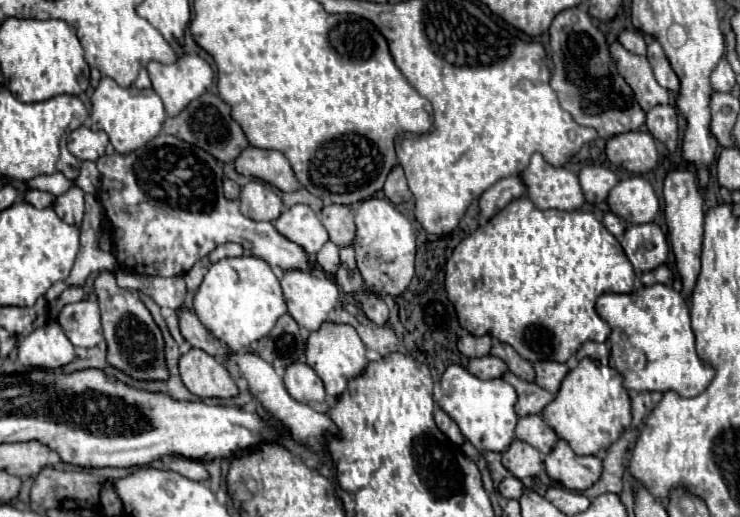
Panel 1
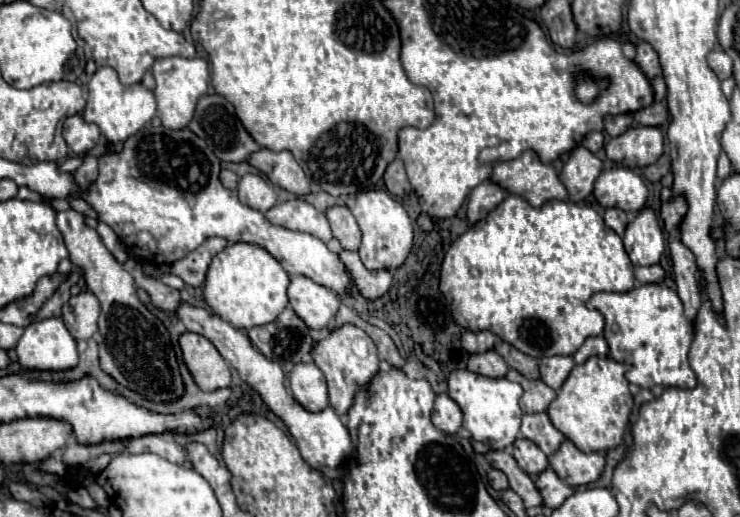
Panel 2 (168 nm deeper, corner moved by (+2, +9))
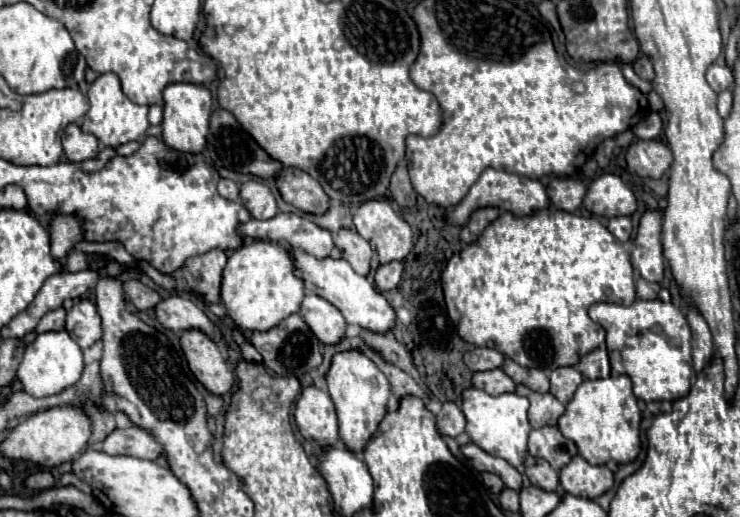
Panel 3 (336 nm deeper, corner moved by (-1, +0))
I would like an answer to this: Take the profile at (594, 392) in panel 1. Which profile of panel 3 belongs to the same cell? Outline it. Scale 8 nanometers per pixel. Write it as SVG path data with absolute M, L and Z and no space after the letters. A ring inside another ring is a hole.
M616 374L616 376L608 376L608 378L598 378L598 380L584 380L576 388L574 398L568 402L564 416L560 416L558 428L568 440L572 440L578 446L578 454L582 458L586 458L590 464L608 464L610 460L616 464L628 464L638 456L640 446L642 446L640 420L642 420L642 416L640 416L638 400L632 394L632 380L628 376Z

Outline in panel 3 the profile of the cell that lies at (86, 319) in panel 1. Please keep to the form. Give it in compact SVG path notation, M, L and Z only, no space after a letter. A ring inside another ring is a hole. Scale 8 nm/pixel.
M80 300L66 314L66 332L78 342L80 348L88 348L102 338L100 316L96 304L90 300Z

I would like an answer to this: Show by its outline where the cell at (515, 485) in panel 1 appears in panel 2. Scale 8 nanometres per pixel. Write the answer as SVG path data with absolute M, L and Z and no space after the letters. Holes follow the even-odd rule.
M491 469L487 477L489 477L489 485L491 485L495 491L505 491L505 489L509 487L509 481L507 481L505 473L499 471L499 469Z

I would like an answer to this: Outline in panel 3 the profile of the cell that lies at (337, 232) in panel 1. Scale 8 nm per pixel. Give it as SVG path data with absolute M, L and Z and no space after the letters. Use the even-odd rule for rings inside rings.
M342 228L334 236L334 244L342 252L342 258L346 262L350 262L352 268L360 276L368 276L370 274L370 258L372 258L370 254L372 254L372 248L368 246L368 242L360 234L356 234L354 230Z

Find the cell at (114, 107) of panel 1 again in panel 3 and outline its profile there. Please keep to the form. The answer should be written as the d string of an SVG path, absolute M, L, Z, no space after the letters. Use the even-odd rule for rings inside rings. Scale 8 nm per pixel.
M100 74L88 90L88 100L90 100L90 108L84 114L84 122L82 122L82 130L86 134L94 134L104 146L110 148L118 148L126 142L132 140L142 140L146 130L148 130L148 106L138 106L134 102L130 102L122 88L120 88L120 80L116 74Z

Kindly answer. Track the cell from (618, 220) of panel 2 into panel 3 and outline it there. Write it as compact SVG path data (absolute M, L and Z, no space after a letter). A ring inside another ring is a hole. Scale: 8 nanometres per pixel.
M616 216L616 218L610 218L608 230L610 230L620 242L628 242L630 236L632 236L632 222L630 222L628 216Z

